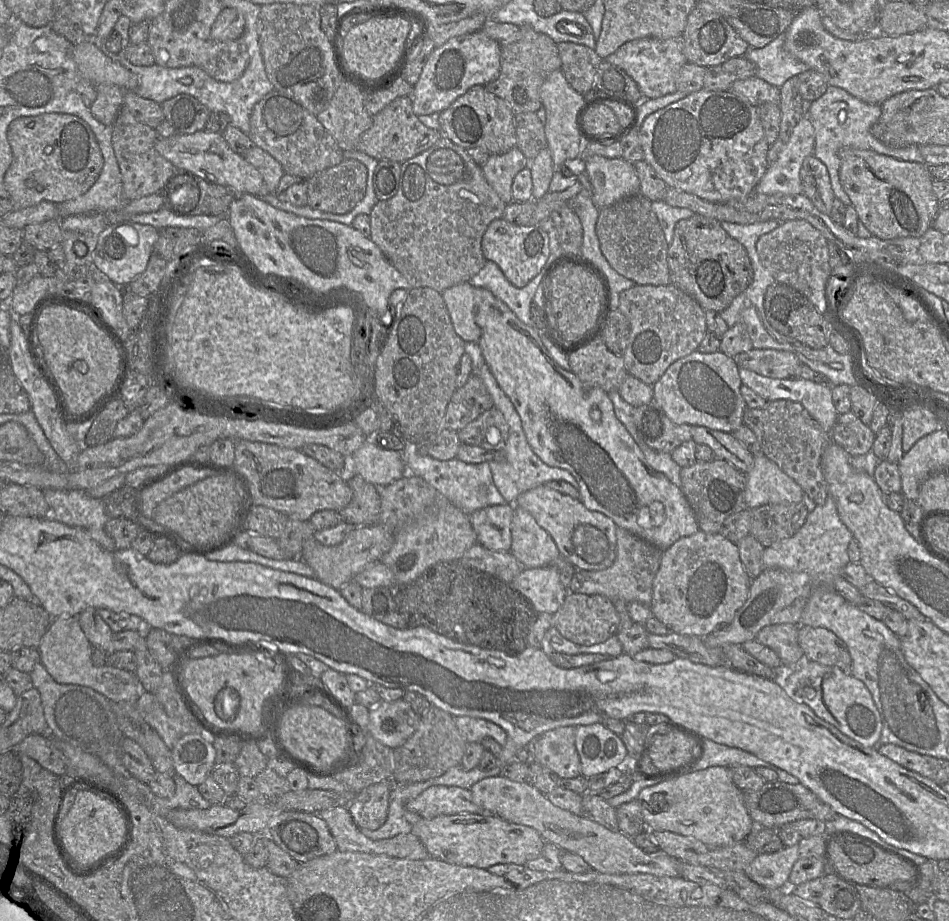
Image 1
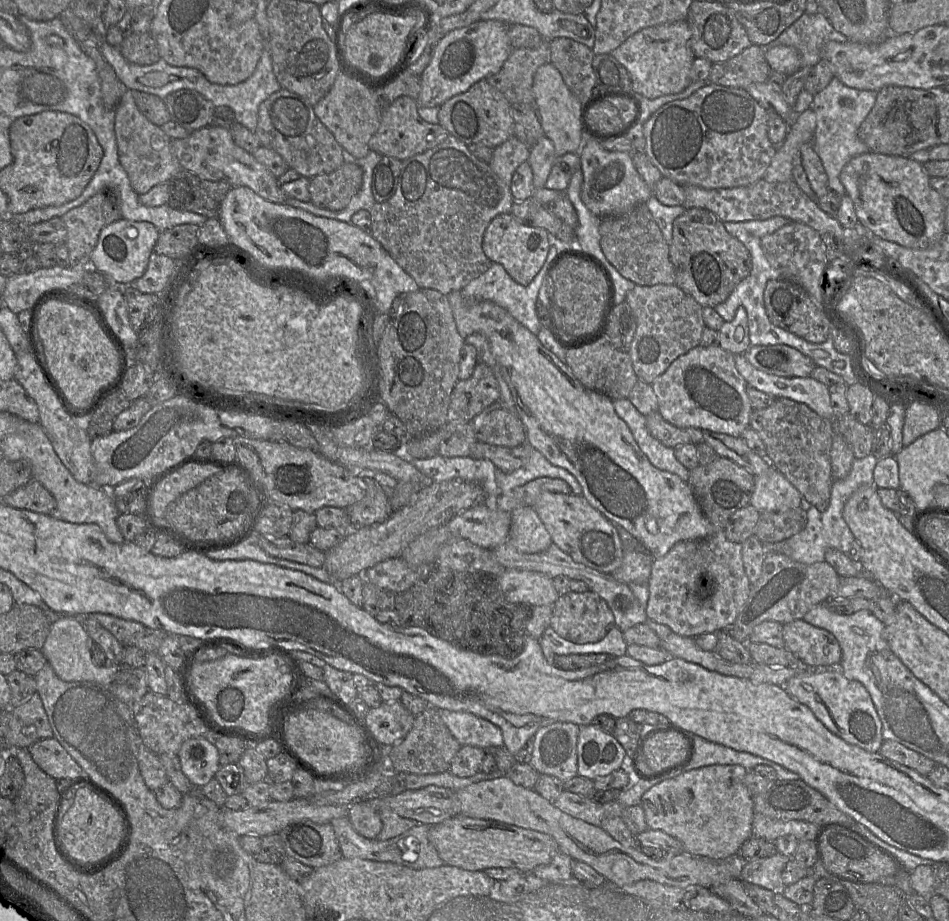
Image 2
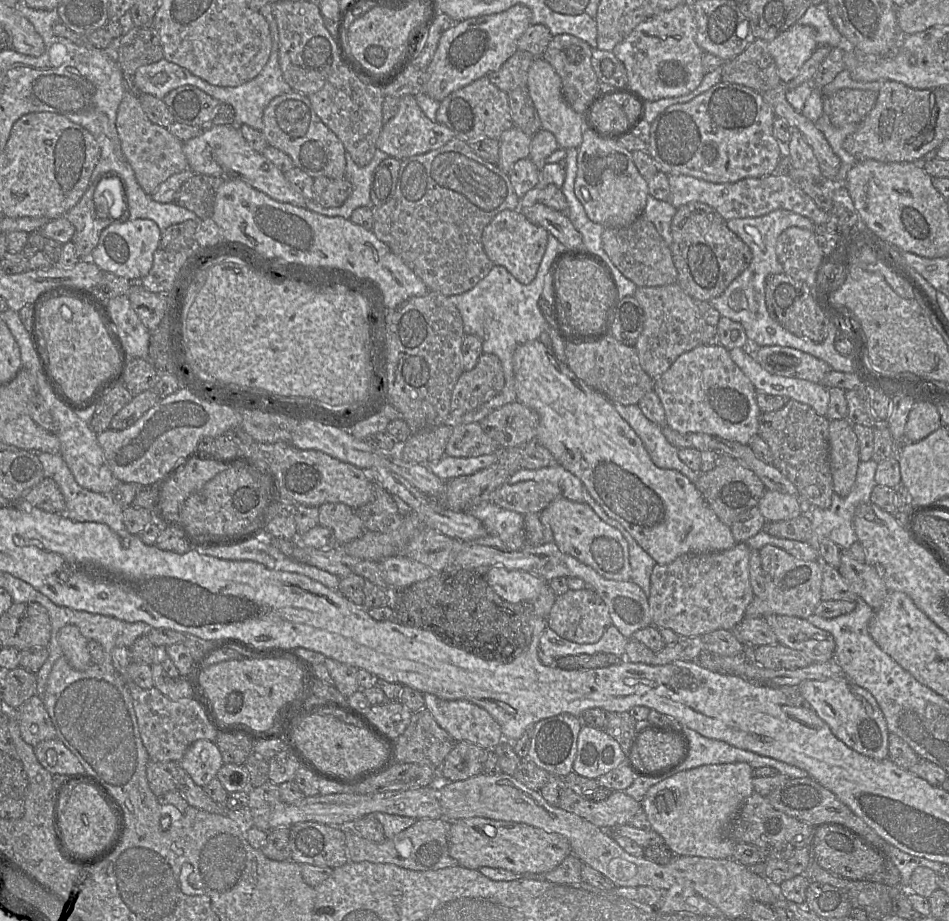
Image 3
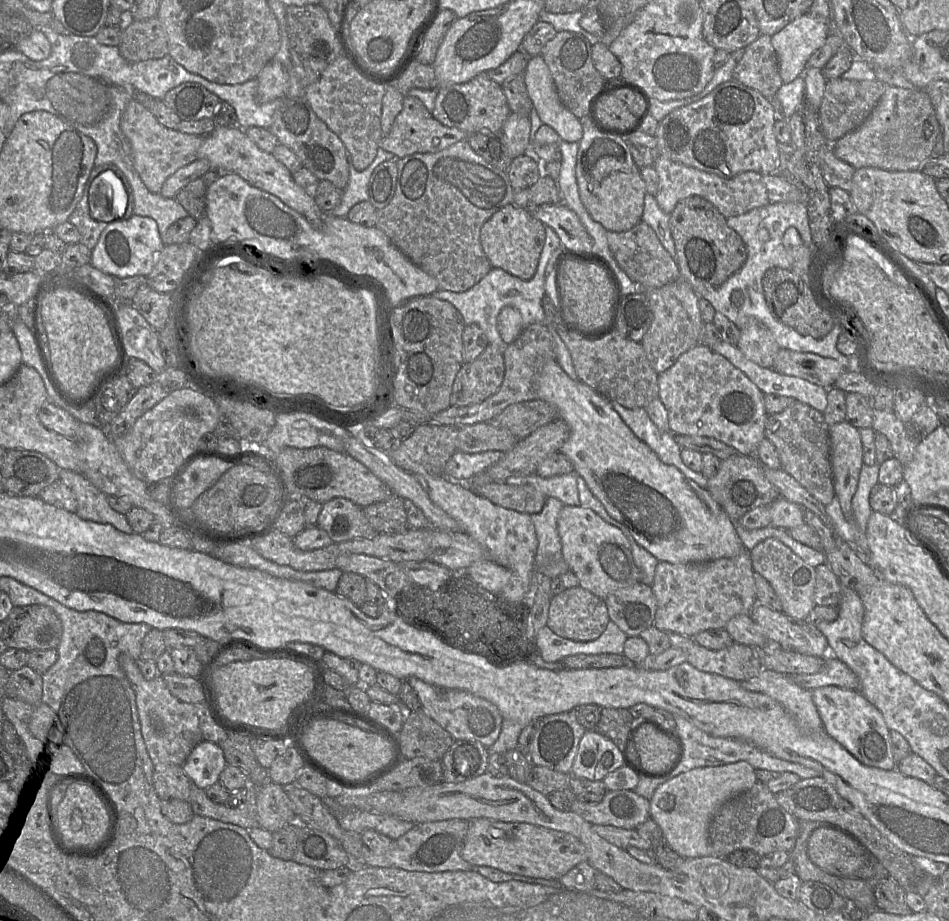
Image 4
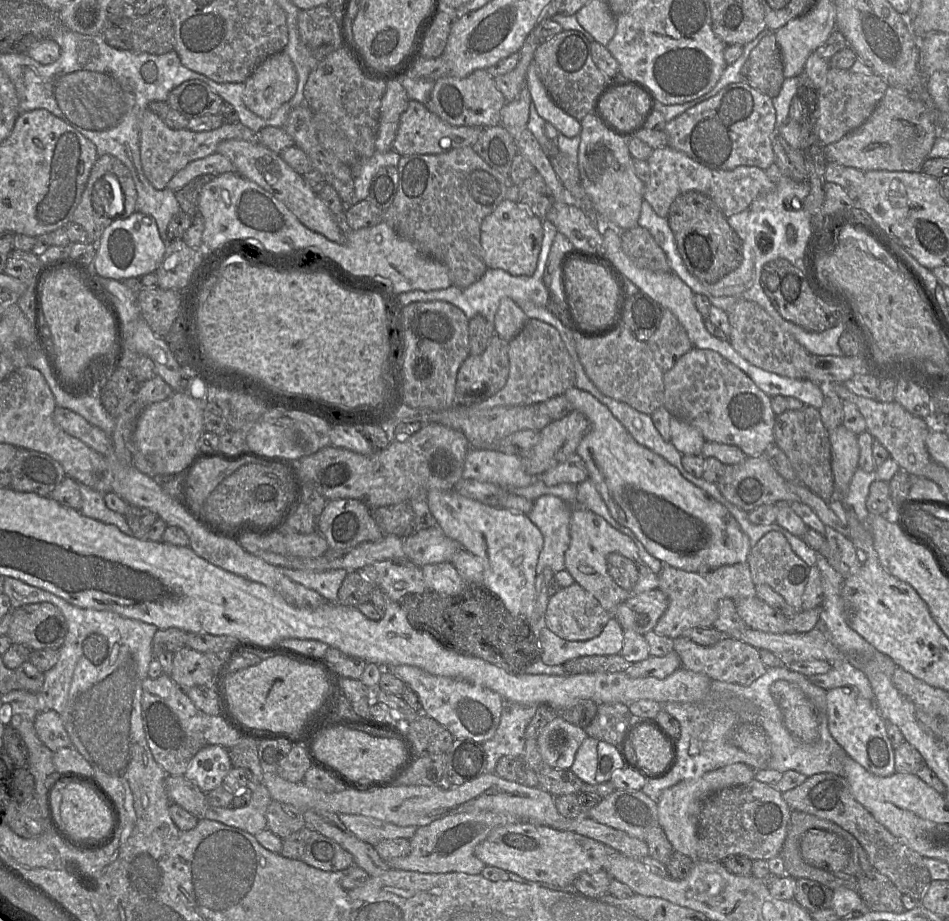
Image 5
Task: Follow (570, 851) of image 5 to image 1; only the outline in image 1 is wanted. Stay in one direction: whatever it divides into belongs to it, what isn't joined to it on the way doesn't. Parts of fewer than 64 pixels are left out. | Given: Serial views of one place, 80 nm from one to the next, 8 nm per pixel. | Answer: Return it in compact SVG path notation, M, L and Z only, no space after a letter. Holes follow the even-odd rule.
M460 813L420 819L411 830L419 838L430 857L449 864L488 869L496 864L525 866L537 858L545 840L533 828L506 821L499 816L483 813Z

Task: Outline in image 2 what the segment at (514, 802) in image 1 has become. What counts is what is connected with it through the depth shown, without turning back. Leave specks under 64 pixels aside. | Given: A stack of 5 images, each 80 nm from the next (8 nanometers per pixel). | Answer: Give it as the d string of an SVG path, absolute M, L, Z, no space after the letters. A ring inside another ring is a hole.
M507 775L471 784L456 793L461 804L460 815L497 820L545 833L557 842L559 851L569 855L573 860L588 864L606 880L619 886L630 885L640 880L652 880L681 888L698 885L709 889L712 885L740 879L741 870L747 863L737 855L713 860L696 857L686 852L654 860L646 856L639 845L637 847L622 845L602 827L589 824L561 811L536 790L516 785Z

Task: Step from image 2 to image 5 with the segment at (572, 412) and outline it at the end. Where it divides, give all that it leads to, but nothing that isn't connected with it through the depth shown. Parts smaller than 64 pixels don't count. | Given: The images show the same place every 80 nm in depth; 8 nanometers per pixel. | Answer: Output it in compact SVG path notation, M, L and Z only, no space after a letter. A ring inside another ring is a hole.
M572 386L563 395L574 410L582 412L590 421L590 429L576 449L585 462L589 479L593 481L611 516L629 528L653 557L664 565L695 573L707 573L723 565L747 562L752 548L749 538L725 506L685 479L663 457L638 444L610 410L589 392Z

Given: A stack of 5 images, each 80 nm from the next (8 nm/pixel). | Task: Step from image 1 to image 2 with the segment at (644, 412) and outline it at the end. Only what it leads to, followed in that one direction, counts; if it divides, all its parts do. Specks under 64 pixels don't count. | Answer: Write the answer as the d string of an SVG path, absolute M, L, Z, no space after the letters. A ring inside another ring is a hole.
M659 411L646 415L645 419L649 433L667 447L675 449L684 444L698 444L703 441L701 429L678 428L667 422Z

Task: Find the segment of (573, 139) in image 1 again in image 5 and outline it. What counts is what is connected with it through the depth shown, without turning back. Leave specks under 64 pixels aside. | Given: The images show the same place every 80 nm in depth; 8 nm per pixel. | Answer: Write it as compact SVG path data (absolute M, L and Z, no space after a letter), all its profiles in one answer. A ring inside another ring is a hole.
M533 61L528 68L526 84L537 113L551 123L560 133L572 138L581 133L580 121L561 109L551 98L543 85L536 63Z

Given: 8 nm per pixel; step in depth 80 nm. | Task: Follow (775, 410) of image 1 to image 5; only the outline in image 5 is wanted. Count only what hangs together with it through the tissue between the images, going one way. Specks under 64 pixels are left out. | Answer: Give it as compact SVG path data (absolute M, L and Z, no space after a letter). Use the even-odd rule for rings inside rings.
M812 406L787 410L775 418L774 442L788 457L797 480L826 502L830 502L834 492L831 466L830 435L825 428L819 410Z

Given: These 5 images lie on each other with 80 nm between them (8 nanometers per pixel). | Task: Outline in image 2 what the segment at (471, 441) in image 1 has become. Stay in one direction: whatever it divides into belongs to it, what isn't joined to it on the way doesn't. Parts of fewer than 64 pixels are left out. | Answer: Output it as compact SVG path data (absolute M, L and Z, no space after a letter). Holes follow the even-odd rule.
M499 401L476 415L471 425L477 442L517 447L527 441L525 427L518 414Z

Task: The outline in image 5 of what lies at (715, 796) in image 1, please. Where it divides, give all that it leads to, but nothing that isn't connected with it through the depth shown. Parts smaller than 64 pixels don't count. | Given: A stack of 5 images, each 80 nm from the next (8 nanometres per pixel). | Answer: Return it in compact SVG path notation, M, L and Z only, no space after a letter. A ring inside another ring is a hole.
M735 763L708 771L699 778L682 781L663 791L658 802L658 820L674 851L696 859L697 827L704 800L724 788L745 784L754 779L754 770L743 763Z

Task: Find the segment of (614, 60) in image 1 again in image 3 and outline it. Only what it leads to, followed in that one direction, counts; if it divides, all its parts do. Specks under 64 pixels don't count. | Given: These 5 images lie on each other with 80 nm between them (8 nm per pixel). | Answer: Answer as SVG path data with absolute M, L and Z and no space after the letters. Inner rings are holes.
M690 2L661 12L639 23L612 50L625 66L627 85L648 101L683 96L702 82L703 50L696 43L697 27Z

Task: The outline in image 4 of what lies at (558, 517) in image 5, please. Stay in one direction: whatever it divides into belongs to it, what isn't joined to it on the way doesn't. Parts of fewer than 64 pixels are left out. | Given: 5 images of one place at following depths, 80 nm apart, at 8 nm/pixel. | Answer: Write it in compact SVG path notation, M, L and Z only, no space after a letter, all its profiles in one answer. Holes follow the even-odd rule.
M547 497L543 509L531 515L538 540L535 556L537 565L541 565L544 558L554 558L554 555L562 553L557 522L563 507L564 504L559 499Z

